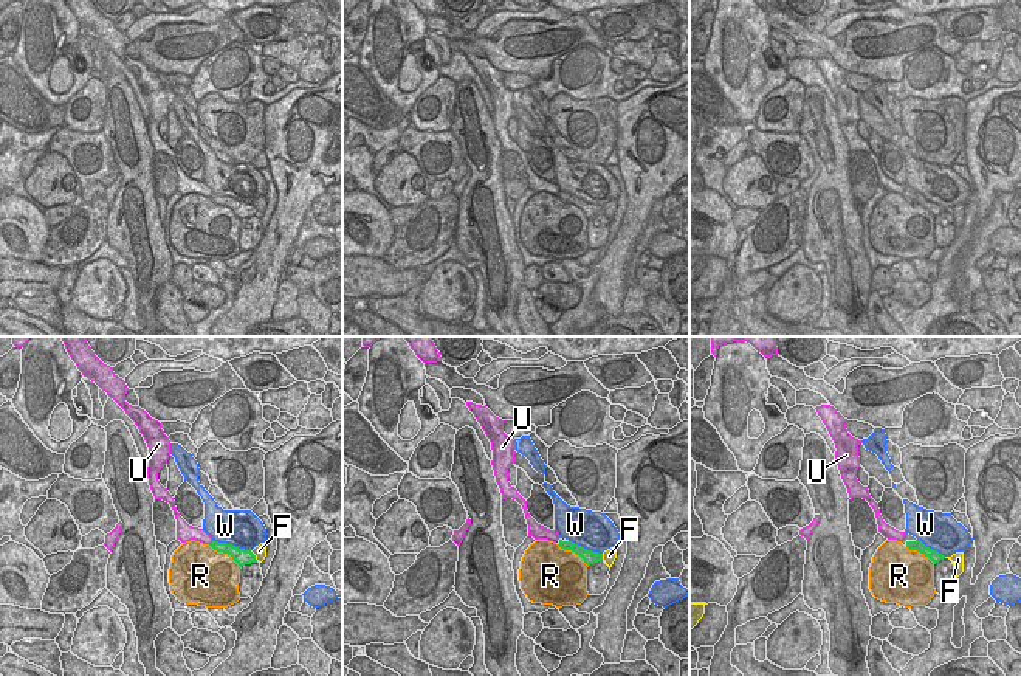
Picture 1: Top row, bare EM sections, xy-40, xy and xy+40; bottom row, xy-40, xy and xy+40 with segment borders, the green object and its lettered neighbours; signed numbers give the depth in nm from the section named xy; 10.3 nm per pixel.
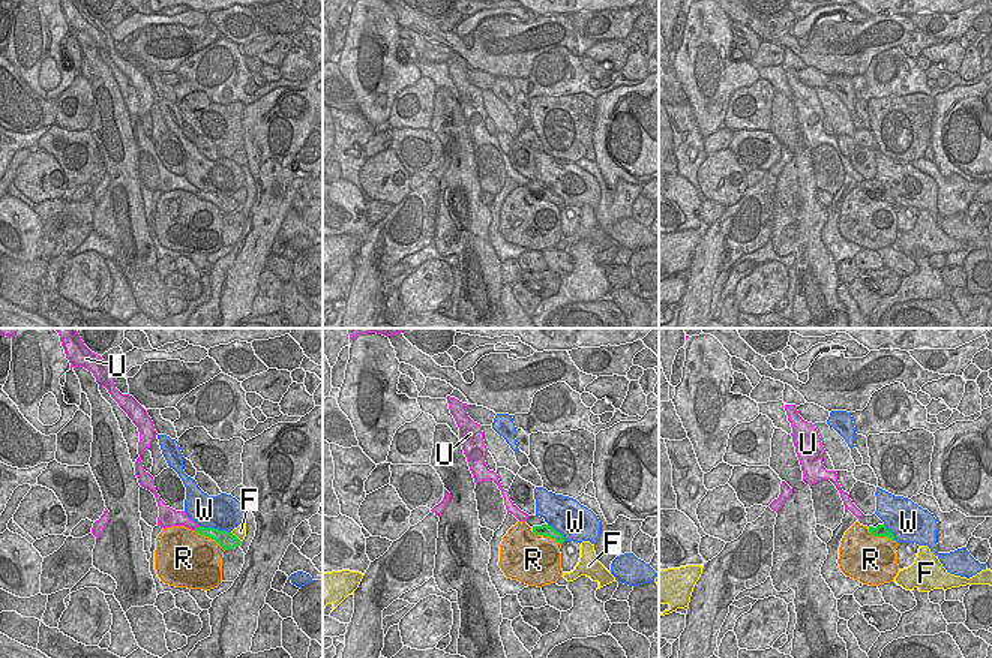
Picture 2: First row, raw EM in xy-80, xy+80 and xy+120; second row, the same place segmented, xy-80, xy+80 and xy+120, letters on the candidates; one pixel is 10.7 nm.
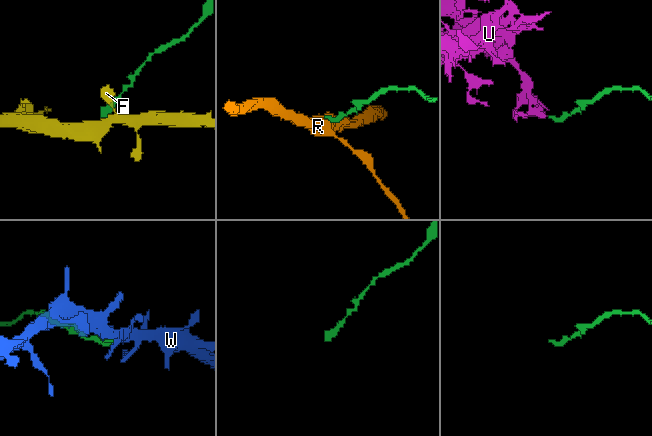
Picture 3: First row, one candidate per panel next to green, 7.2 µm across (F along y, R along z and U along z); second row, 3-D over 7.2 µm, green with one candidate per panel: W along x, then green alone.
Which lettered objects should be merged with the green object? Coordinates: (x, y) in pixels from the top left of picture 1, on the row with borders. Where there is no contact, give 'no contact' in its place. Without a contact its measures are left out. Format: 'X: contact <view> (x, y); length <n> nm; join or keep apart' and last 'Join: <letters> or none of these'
F: contact xy-40 (254, 557); length 150 nm; keep apart
R: contact xy-40 (225, 552); length 420 nm; keep apart
U: contact xy-40 (211, 543); length 70 nm; keep apart
W: contact xy-40 (231, 544); length 420 nm; keep apart
Join: none of these

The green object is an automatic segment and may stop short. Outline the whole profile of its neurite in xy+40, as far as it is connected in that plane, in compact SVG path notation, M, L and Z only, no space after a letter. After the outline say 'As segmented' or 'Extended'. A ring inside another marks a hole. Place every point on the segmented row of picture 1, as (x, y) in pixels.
M905 533L905 538L902 540L902 544L905 547L908 547L909 550L917 550L917 552L923 554L934 564L945 558L942 554L939 554L937 550L933 550L933 549L926 547L920 540L917 540L916 536L913 536L909 533Z. Extended

